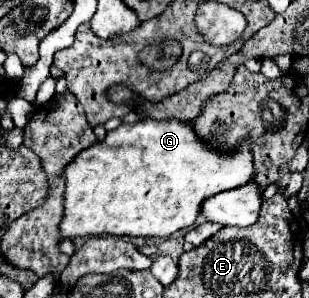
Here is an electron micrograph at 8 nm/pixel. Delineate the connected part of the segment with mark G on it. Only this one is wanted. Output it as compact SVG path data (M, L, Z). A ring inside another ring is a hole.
M142 119L138 123L132 123L132 125L120 125L118 129L114 131L108 131L106 133L106 139L104 141L98 141L94 145L90 145L88 149L80 151L66 167L64 167L64 177L66 177L66 189L64 189L64 215L62 215L62 221L58 225L60 229L60 237L62 239L70 239L74 241L76 237L96 237L96 235L114 235L114 237L170 237L172 233L184 229L184 227L190 227L198 213L200 213L200 203L220 191L226 191L226 189L236 189L244 183L248 183L252 179L252 173L254 173L254 167L252 167L252 155L250 155L250 145L244 143L234 155L220 155L212 149L208 149L206 145L200 143L200 139L192 133L192 127L190 123L182 123L178 119L162 119L162 121L156 121L156 119Z

